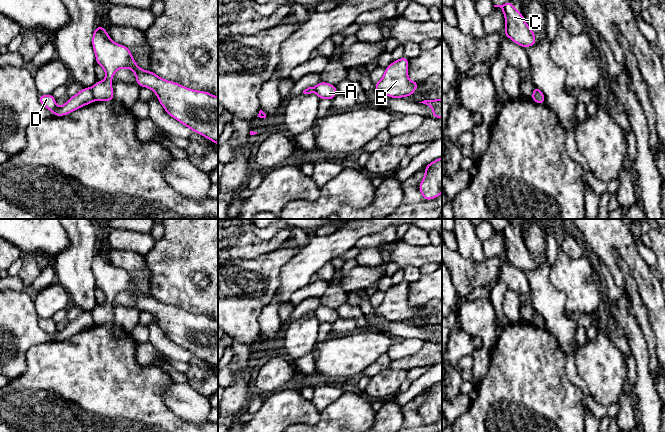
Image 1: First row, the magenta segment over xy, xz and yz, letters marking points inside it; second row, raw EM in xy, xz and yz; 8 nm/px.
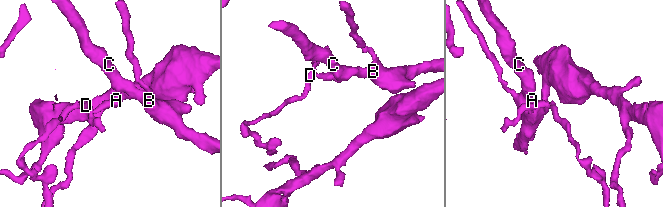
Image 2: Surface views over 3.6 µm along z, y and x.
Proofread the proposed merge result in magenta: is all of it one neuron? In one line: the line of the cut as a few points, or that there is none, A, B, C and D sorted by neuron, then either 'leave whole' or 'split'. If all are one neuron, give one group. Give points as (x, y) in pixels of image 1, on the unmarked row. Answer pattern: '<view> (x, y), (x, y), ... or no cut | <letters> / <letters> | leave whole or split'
xy (89, 312), (94, 324) | A B C / D | split

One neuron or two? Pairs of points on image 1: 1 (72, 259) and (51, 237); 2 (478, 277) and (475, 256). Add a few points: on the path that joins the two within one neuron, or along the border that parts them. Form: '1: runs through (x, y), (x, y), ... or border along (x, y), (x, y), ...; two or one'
1: border along (65, 229), (69, 245), (51, 261); two
2: border along (456, 250), (471, 261), (482, 262), (485, 259); two

